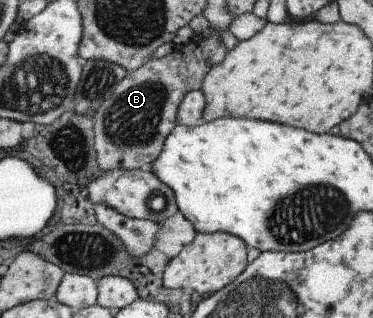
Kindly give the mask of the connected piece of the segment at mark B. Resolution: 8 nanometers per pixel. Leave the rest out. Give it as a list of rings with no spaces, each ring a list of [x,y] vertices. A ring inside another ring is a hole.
[[[194,37],[187,44],[171,48],[171,53],[158,59],[149,59],[134,71],[127,71],[125,77],[117,83],[114,90],[99,104],[92,118],[94,150],[100,170],[114,169],[149,169],[154,159],[160,154],[163,142],[171,133],[176,121],[176,109],[181,98],[191,90],[199,90],[202,79],[209,67],[219,64],[228,51],[215,37]]]

